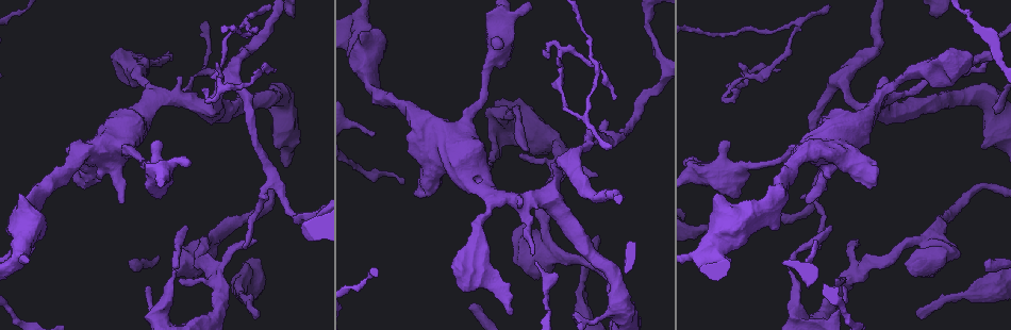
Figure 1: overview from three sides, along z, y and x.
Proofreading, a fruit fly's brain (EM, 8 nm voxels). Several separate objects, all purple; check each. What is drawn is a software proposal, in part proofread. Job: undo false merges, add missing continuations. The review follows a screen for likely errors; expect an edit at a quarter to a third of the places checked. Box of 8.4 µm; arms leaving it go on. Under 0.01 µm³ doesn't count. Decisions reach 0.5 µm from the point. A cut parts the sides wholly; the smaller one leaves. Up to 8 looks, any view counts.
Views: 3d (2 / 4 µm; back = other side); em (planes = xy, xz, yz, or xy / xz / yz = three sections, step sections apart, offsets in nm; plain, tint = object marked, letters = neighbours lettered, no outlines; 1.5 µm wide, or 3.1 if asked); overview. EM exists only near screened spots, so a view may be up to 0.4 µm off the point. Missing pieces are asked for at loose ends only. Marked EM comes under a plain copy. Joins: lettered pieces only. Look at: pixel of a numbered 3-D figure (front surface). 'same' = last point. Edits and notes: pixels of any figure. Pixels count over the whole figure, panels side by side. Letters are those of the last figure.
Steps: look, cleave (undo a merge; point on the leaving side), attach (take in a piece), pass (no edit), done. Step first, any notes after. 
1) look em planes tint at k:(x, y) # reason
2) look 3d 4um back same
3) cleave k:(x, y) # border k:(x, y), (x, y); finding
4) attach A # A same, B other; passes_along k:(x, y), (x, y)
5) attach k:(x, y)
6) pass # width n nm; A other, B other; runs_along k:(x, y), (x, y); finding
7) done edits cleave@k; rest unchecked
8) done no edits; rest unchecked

look 3d 4um at 1:(18, 195) # free end

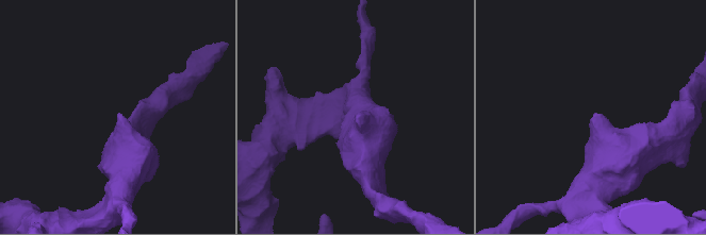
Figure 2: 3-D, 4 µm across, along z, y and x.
look em planes letters at 2:(357, 115) # now the EM

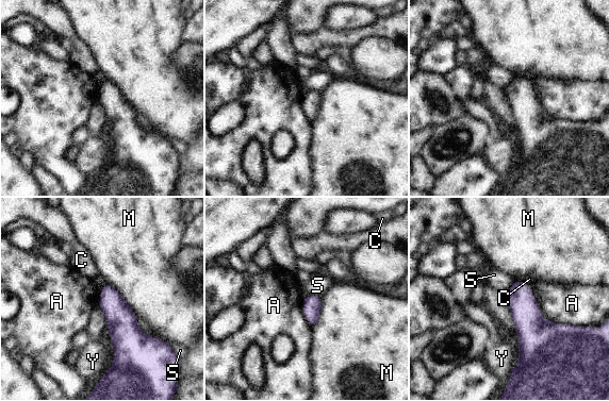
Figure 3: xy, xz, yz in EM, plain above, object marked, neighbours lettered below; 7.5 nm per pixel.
pass # A other, C other, M other, S other, Y other; border 3:(529, 284), (543, 319), (579, 327); none of them fits

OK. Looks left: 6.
look em planes letters at 1:(172, 267) # thin neck

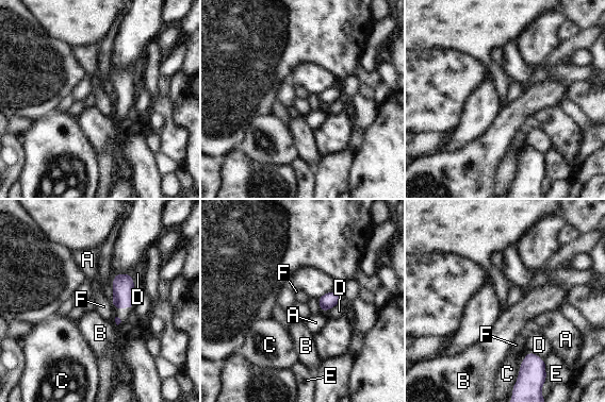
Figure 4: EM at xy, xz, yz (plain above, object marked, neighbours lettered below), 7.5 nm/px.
pass # A other, B other, C other, D other, E other, F other; border 4:(111, 302), (117, 310); continuous, no second neuron

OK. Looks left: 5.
look em planes letters at 1:(909, 272) # stops while still wide

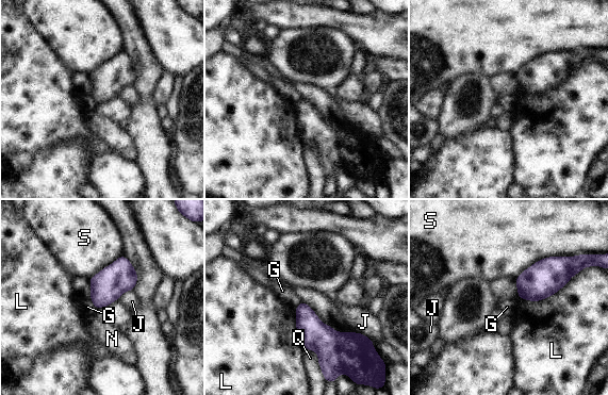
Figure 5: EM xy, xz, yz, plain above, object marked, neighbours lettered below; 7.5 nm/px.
pass # G other, J other, L other, N other, Q other, S other; border 5:(89, 299), (96, 308); no lettered piece goes on from it

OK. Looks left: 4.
done no edits; rest unchecked

